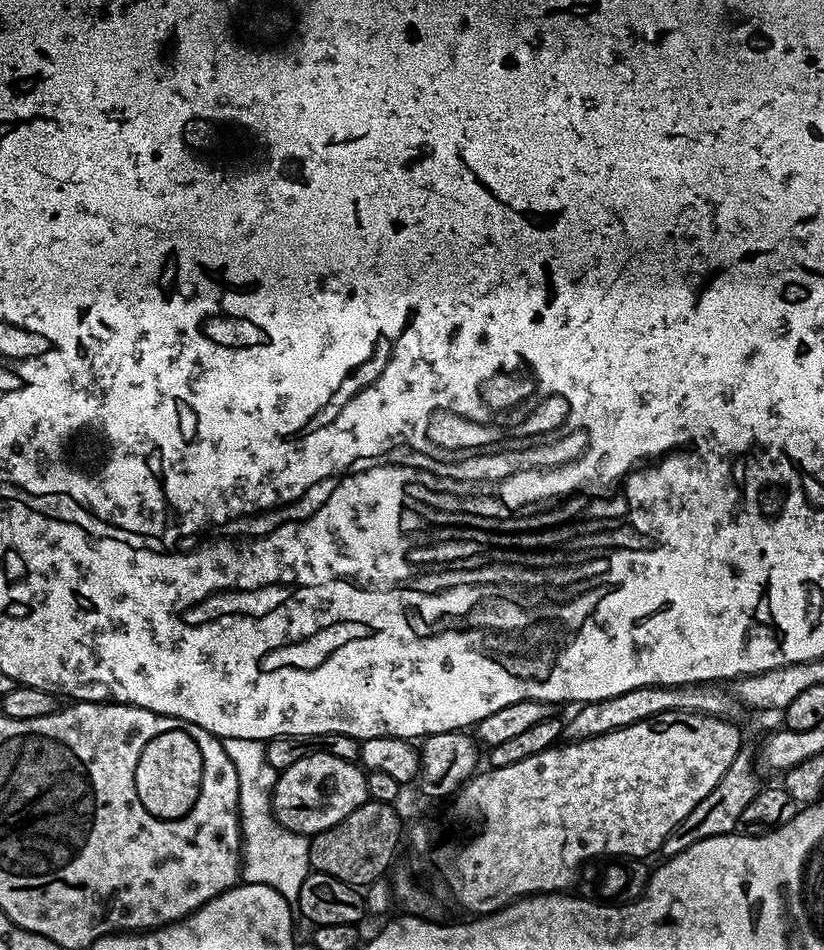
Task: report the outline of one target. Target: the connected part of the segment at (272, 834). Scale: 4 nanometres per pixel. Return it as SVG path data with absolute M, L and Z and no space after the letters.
M230 738L223 741L223 745L238 774L243 883L270 886L270 890L278 890L278 894L285 896L289 902L299 901L300 891L312 868L312 846L309 837L296 835L273 816L272 796L278 770L270 766L268 749L259 740L244 738Z

